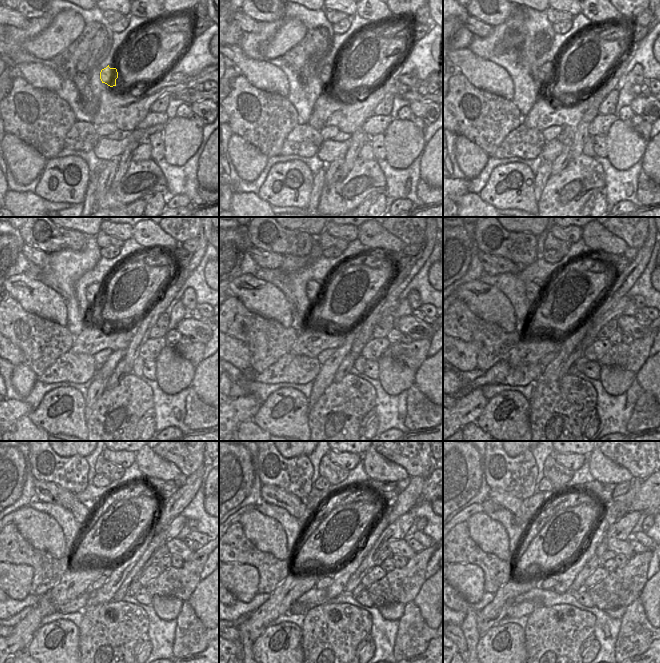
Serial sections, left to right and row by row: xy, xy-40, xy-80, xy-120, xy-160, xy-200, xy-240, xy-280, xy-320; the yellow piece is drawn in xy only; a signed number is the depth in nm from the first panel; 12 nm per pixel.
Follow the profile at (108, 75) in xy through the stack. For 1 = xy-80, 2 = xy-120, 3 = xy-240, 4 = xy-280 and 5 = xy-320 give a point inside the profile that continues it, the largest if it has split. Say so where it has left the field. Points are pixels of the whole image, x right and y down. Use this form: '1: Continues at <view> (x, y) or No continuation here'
1: Continues at xy-80 (548, 71)
2: Continues at xy-120 (95, 294)
3: Continues at xy-240 (49, 492)
4: Continues at xy-280 (296, 506)
5: Continues at xy-320 (501, 498).

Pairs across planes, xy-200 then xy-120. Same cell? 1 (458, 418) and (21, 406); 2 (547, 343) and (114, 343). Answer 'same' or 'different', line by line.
1: same
2: same

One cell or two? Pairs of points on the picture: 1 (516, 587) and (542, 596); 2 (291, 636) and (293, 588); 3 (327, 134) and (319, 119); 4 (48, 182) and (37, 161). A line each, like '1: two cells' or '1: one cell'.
1: two cells
2: two cells
3: two cells
4: two cells

